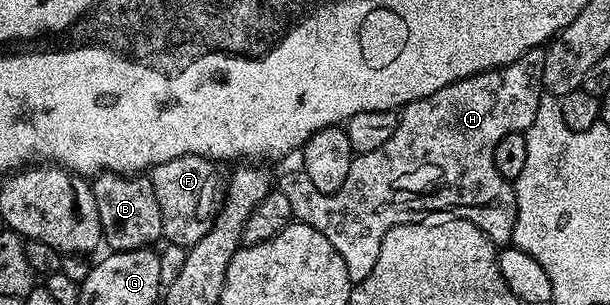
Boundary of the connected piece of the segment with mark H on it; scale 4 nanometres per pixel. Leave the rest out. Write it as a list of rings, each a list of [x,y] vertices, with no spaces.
[[[539,49],[526,51],[522,57],[509,65],[494,67],[492,71],[482,71],[468,79],[458,79],[455,83],[445,85],[445,89],[437,89],[437,93],[429,93],[417,101],[408,103],[406,107],[398,112],[395,132],[385,141],[385,145],[381,145],[381,149],[373,149],[373,153],[355,155],[349,165],[349,174],[345,177],[345,185],[341,185],[341,189],[337,189],[331,195],[315,190],[313,181],[309,181],[309,177],[302,169],[287,171],[280,179],[278,176],[277,189],[281,193],[285,193],[285,198],[289,200],[289,206],[293,208],[295,219],[313,229],[317,229],[317,233],[321,233],[321,237],[326,237],[329,245],[333,245],[333,249],[337,249],[337,253],[341,253],[341,261],[345,261],[345,265],[349,269],[352,284],[365,281],[365,277],[369,277],[369,273],[373,273],[373,265],[377,265],[377,253],[381,253],[381,241],[385,237],[385,233],[389,233],[389,229],[393,229],[402,223],[416,222],[417,217],[430,216],[427,215],[430,211],[450,213],[454,218],[464,219],[473,225],[477,225],[477,229],[484,231],[493,244],[510,244],[513,237],[513,225],[517,221],[515,189],[512,180],[503,179],[501,173],[497,173],[497,169],[493,165],[493,149],[497,149],[497,141],[501,141],[501,137],[505,137],[514,131],[526,132],[527,127],[533,125],[533,117],[537,117],[537,105],[543,94],[545,94],[543,89],[543,51]]]

